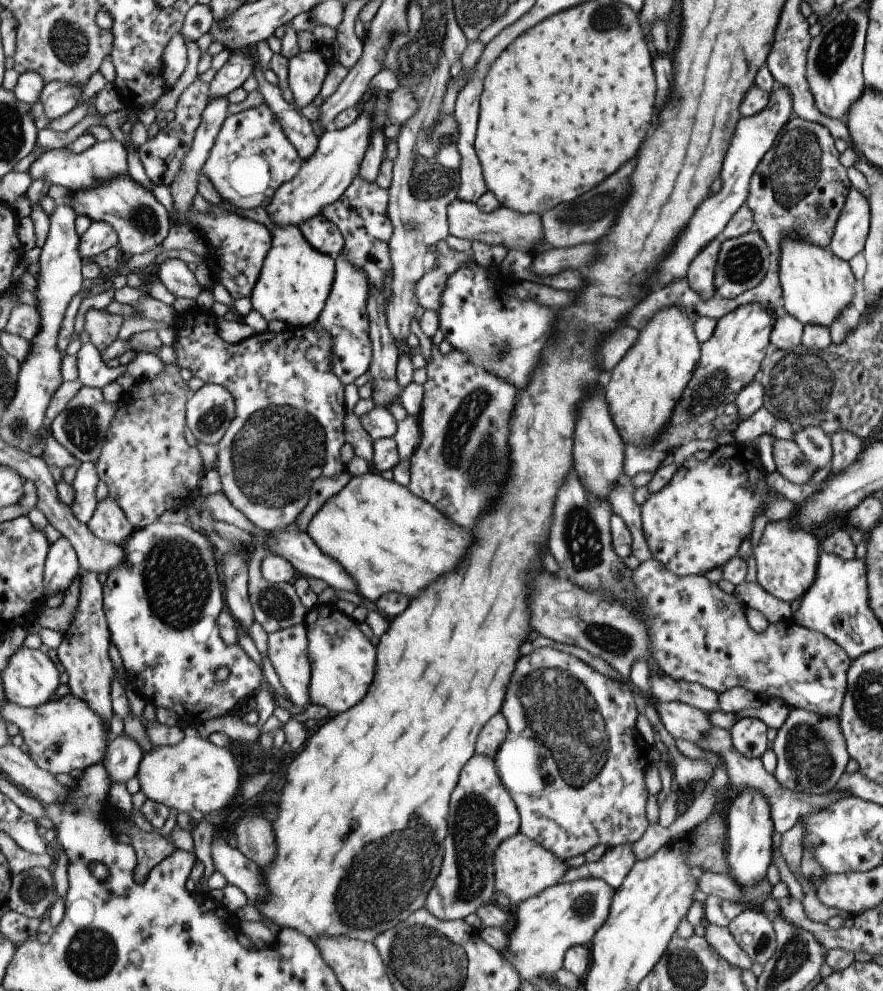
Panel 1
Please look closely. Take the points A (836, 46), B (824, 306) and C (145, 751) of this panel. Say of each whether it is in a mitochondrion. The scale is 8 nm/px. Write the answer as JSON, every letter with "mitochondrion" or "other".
{"A":"mitochondrion","B":"other","C":"other"}

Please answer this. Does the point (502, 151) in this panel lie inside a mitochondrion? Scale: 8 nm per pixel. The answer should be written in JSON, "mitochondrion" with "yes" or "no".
{"mitochondrion":"no"}

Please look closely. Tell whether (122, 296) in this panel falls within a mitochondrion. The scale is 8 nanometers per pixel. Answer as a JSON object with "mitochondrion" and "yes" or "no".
{"mitochondrion":"no"}

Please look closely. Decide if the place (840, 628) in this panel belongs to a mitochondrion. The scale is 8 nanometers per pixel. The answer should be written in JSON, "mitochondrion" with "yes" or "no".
{"mitochondrion":"no"}

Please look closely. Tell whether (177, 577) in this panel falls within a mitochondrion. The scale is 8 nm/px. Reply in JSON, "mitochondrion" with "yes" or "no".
{"mitochondrion":"yes"}

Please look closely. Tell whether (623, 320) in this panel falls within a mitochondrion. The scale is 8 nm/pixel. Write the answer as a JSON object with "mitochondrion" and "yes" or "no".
{"mitochondrion":"no"}

